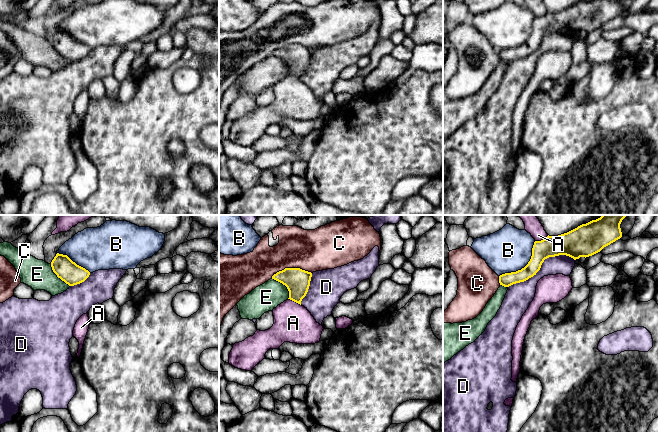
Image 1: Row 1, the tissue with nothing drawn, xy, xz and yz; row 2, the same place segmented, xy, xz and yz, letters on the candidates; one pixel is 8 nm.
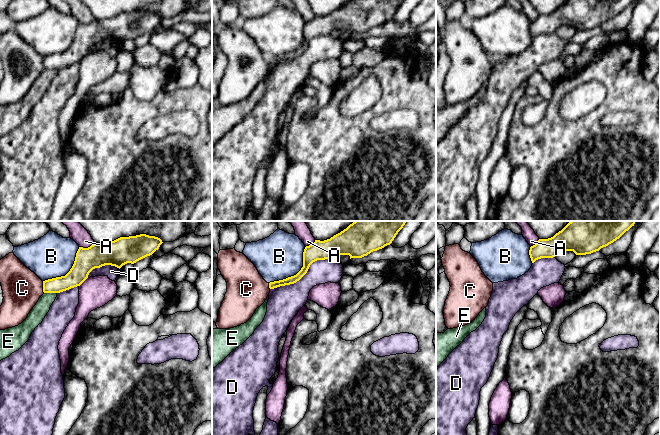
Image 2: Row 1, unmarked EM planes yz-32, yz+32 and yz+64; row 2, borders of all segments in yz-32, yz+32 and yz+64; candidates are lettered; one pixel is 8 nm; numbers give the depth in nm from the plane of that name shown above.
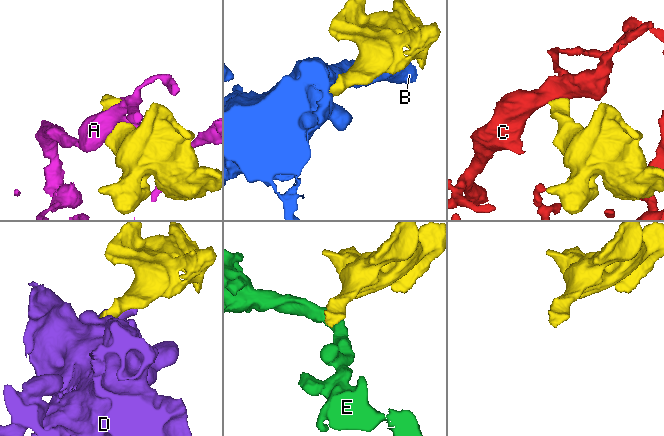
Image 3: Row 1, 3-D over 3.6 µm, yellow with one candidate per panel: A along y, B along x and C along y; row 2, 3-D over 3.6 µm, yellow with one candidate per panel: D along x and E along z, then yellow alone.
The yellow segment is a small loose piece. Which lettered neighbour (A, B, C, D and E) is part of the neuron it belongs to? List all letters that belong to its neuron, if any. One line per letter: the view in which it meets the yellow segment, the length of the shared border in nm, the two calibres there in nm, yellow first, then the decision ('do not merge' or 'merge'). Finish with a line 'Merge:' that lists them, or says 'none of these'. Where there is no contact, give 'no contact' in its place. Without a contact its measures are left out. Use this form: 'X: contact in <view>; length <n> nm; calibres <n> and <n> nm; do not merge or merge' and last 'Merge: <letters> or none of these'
A: contact in yz; length 120 nm; calibres 200 and 120 nm; do not merge
B: contact in yz; length 400 nm; calibres 160 and 360 nm; do not merge
C: contact in xz; length 340 nm; calibres 200 and 340 nm; do not merge
D: contact in yz; length 600 nm; calibres 170 and 180 nm; merge
E: contact in xz; length 220 nm; calibres 200 and 220 nm; do not merge
Merge: D

